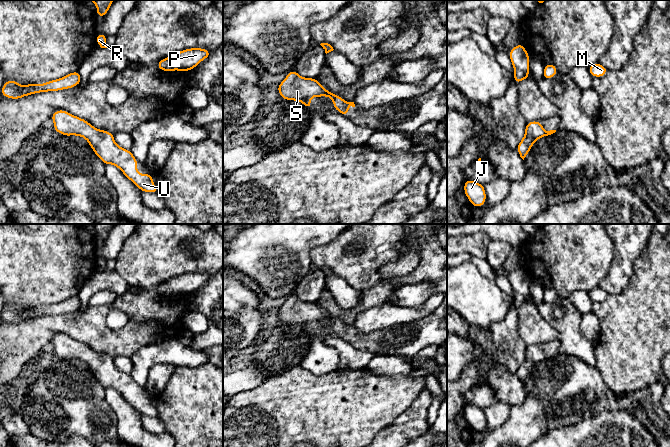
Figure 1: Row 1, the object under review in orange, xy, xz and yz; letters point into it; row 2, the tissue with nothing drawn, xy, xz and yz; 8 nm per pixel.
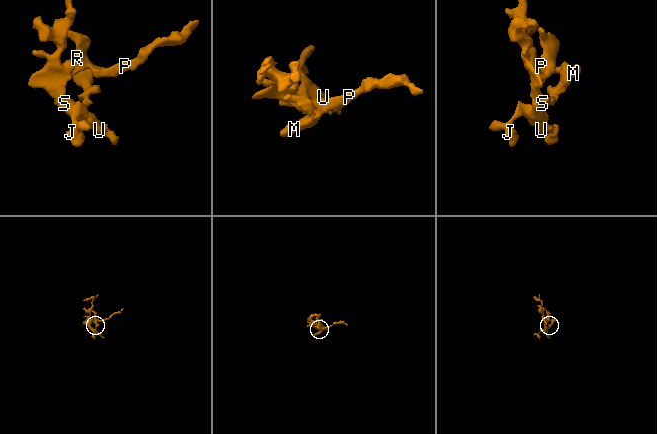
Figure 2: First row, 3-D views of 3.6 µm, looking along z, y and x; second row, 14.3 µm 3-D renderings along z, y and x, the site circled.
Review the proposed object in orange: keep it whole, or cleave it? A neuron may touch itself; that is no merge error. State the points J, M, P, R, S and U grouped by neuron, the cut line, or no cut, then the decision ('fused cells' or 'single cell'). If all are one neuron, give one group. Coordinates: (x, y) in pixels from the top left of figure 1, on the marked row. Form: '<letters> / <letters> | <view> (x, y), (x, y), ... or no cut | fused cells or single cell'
J M P R S U | no cut | single cell

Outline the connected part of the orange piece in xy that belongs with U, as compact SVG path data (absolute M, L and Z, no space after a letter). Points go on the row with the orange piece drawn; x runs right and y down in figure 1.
M65 110L55 111L51 120L54 122L54 131L64 136L76 135L85 138L105 165L112 164L118 167L142 192L158 192L158 187L153 185L152 174L137 172L138 160L130 150L123 149L116 144L113 133L99 130L88 121Z

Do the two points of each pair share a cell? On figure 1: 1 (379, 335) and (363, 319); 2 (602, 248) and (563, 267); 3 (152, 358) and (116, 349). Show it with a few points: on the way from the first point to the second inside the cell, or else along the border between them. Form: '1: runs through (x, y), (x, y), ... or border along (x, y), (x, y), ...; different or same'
1: border along (396, 323), (365, 333), (359, 333), (353, 327); different
2: runs through (592, 250), (580, 251), (573, 257); same
3: border along (155, 343), (145, 345), (130, 357); different

